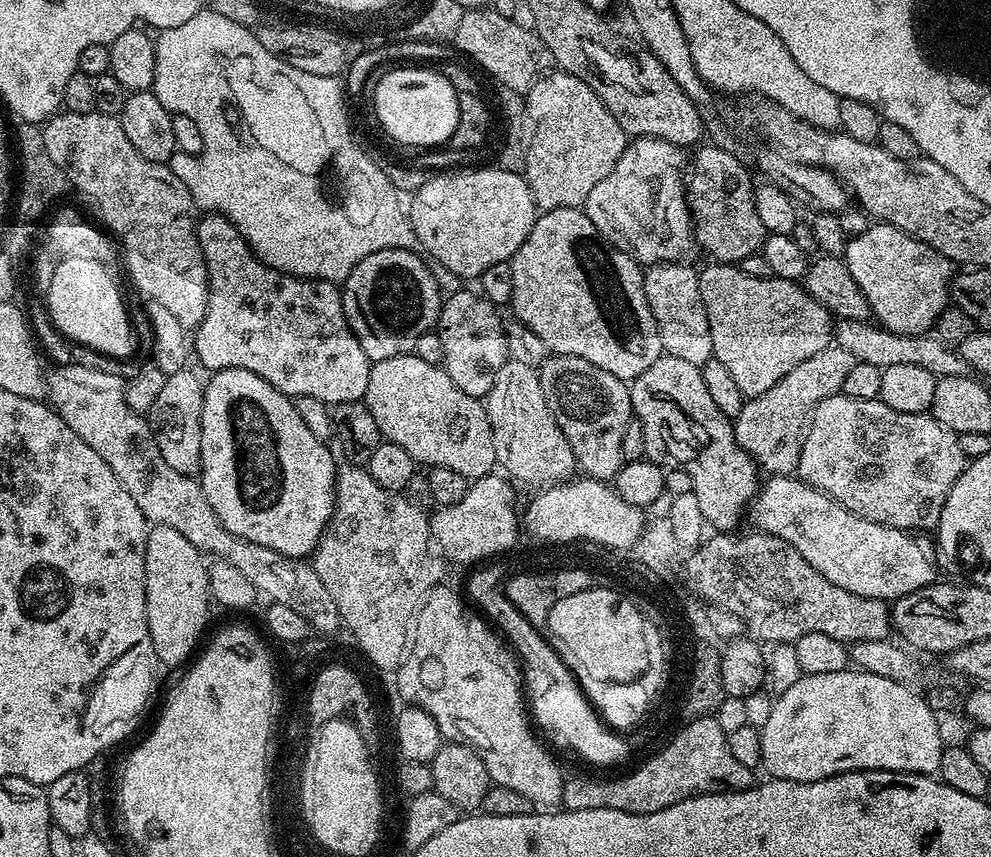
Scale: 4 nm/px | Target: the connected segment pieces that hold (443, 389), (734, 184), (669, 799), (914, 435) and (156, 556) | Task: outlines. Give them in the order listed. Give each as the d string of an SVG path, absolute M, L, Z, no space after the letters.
M415 354L406 356L395 356L394 358L386 358L385 360L375 361L370 370L370 382L366 386L366 394L363 403L368 405L370 414L374 414L374 422L378 422L378 430L381 437L387 443L402 446L402 450L406 450L406 454L410 454L410 458L414 458L417 465L427 466L428 468L437 468L438 466L446 466L446 470L455 470L457 474L462 474L462 478L466 478L469 482L482 479L483 476L491 473L497 467L494 437L491 434L490 422L487 418L487 410L485 405L481 403L477 397L470 394L462 394L462 390L458 390L458 386L454 386L454 382L450 378L450 374L444 371L443 367L430 362L422 362L422 358L418 358Z
M722 146L701 147L690 164L686 199L694 225L694 240L712 255L713 261L736 264L742 258L757 255L764 247L766 235L754 206L754 179L747 172L745 161L734 158Z
M701 720L699 724L694 724L688 731L672 744L664 755L656 760L645 759L637 766L633 772L628 772L625 776L620 776L617 780L599 780L596 776L568 776L564 782L562 798L560 804L569 812L578 810L598 810L599 808L609 808L610 810L622 810L630 814L650 814L654 810L666 810L666 806L674 806L674 802L682 802L691 796L701 796L711 792L741 792L753 787L753 769L742 766L742 762L734 759L734 754L730 754L728 745L728 734L722 730L722 726Z
M837 394L826 398L812 411L804 434L804 445L800 455L798 476L804 483L809 484L812 488L816 488L819 492L824 492L830 499L838 501L846 510L850 510L854 515L862 517L863 520L878 522L882 526L905 530L913 530L912 528L935 529L939 525L940 515L944 509L946 498L950 494L954 482L958 482L958 478L963 474L965 467L966 458L962 454L962 449L958 447L957 433L950 431L946 426L942 426L928 412L902 414L898 410L890 410L890 406L886 406L879 398L875 400L859 400L858 398Z
M160 522L148 529L144 559L144 585L148 599L146 618L157 661L161 665L183 665L197 651L196 643L208 624L209 565L204 564L190 537L183 536L178 529L171 528L168 524L171 523Z

